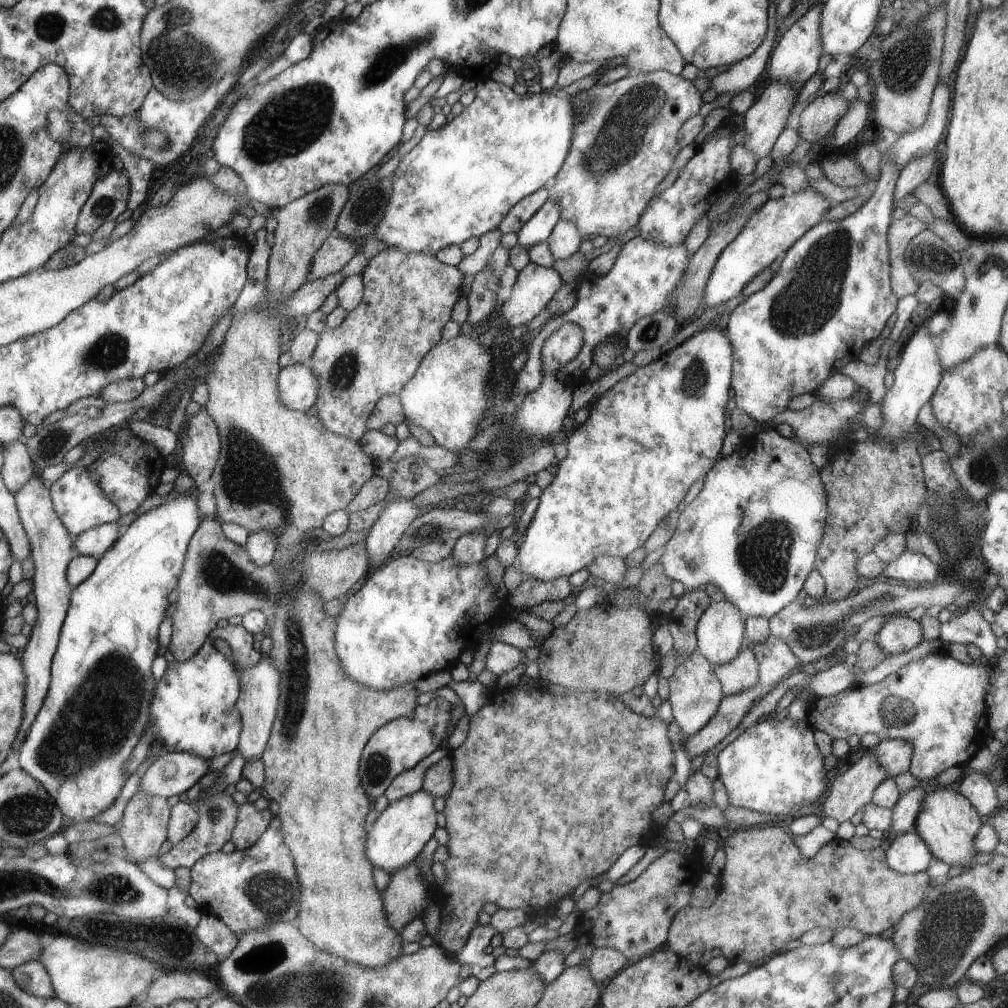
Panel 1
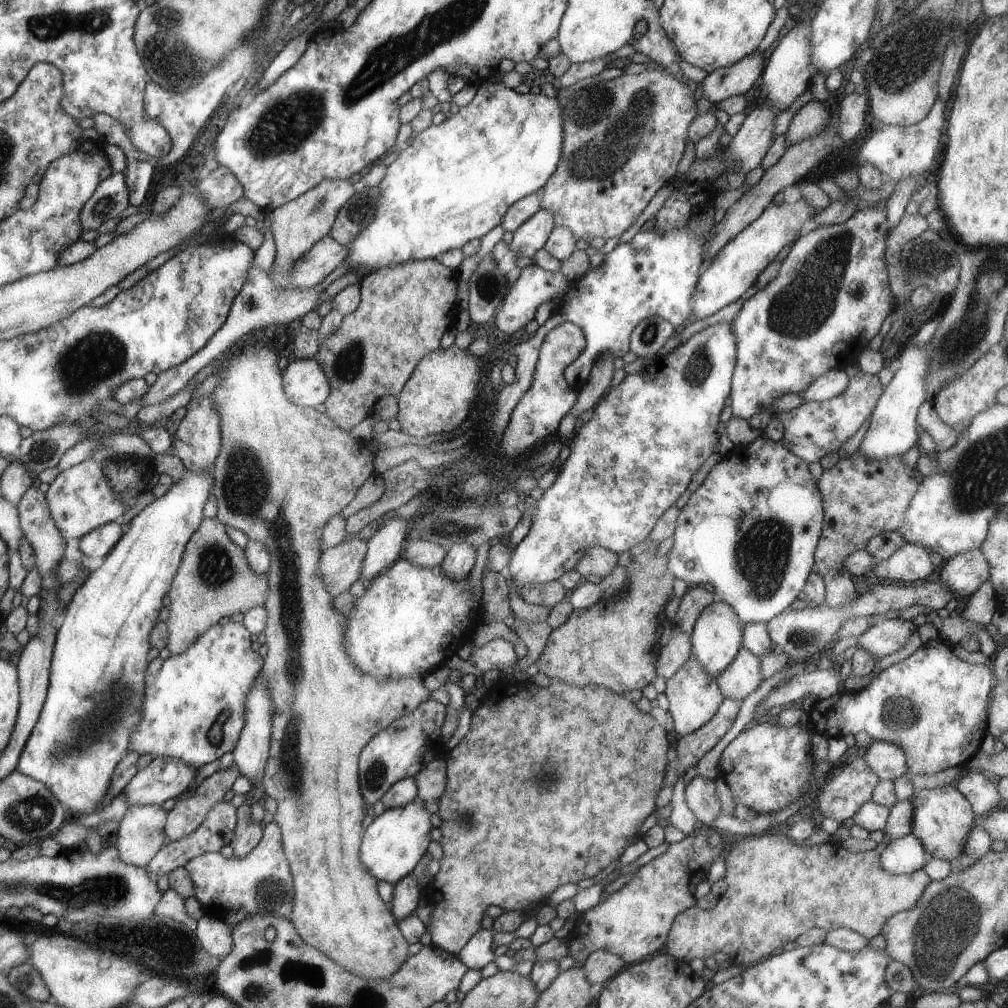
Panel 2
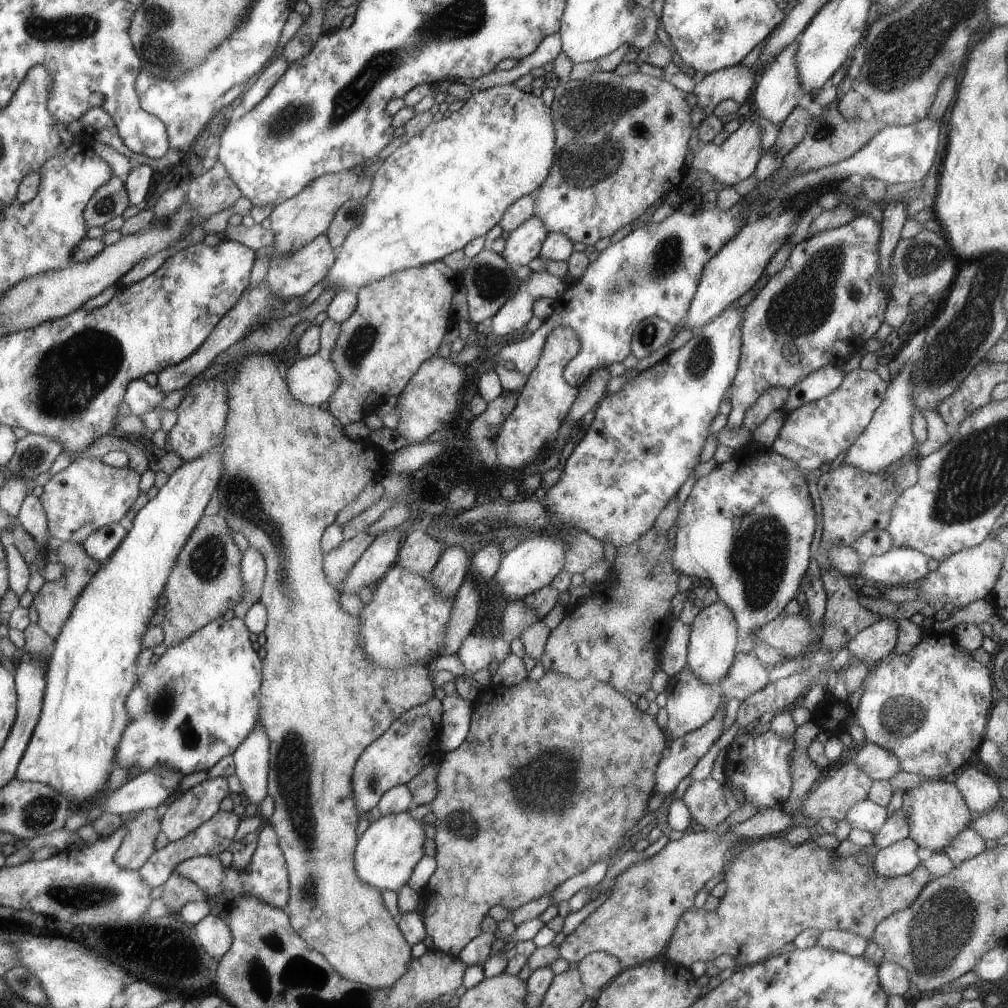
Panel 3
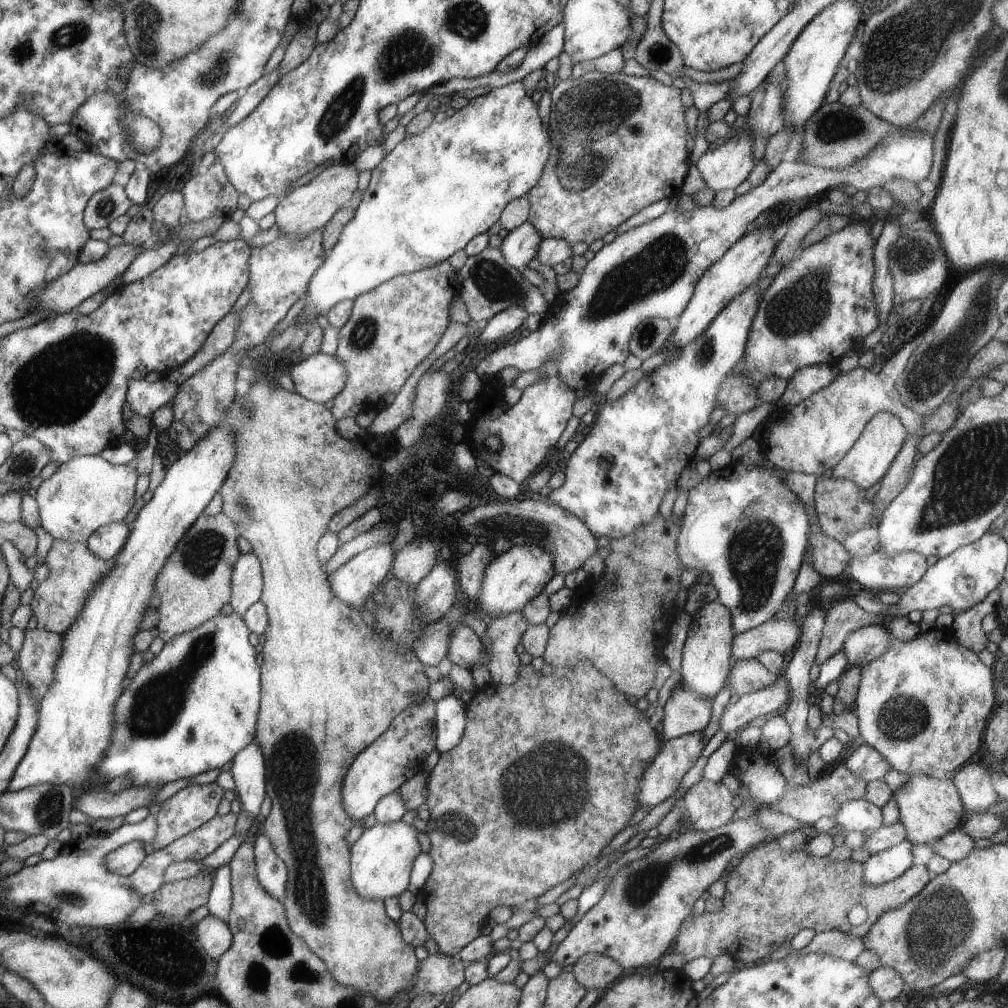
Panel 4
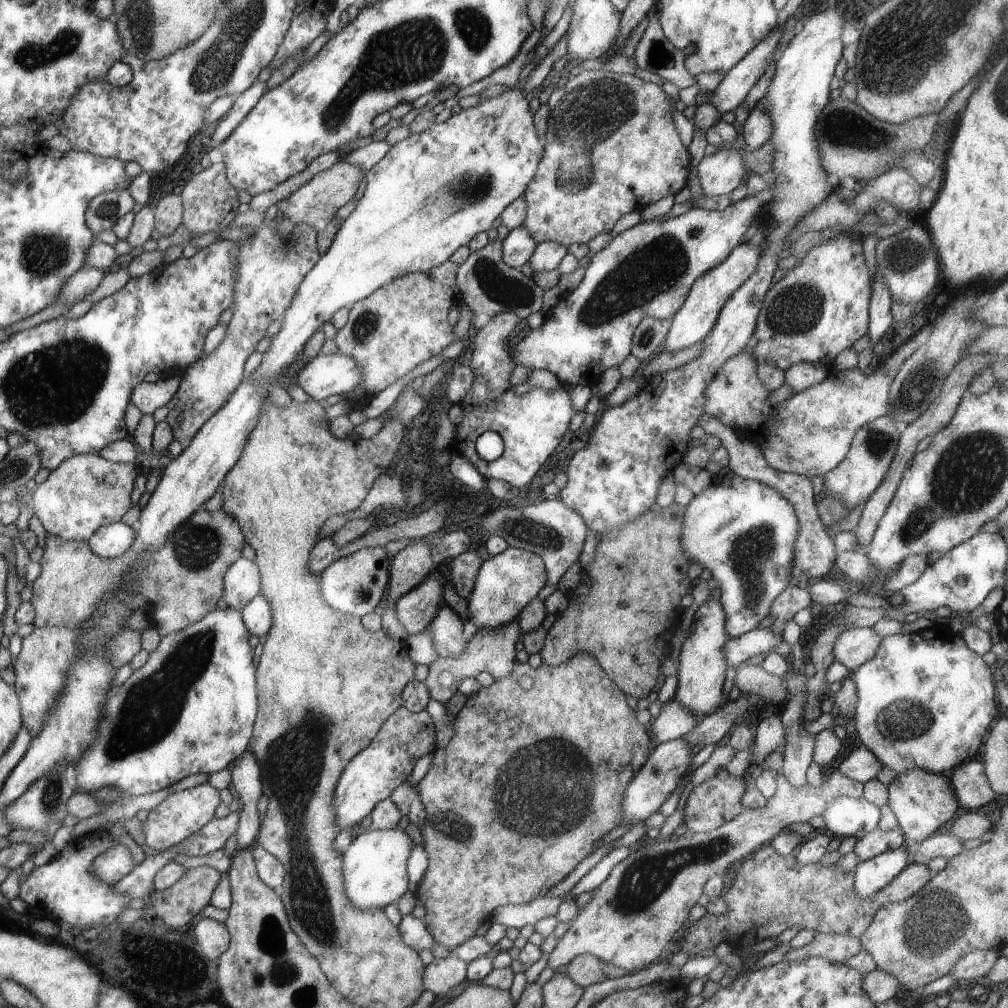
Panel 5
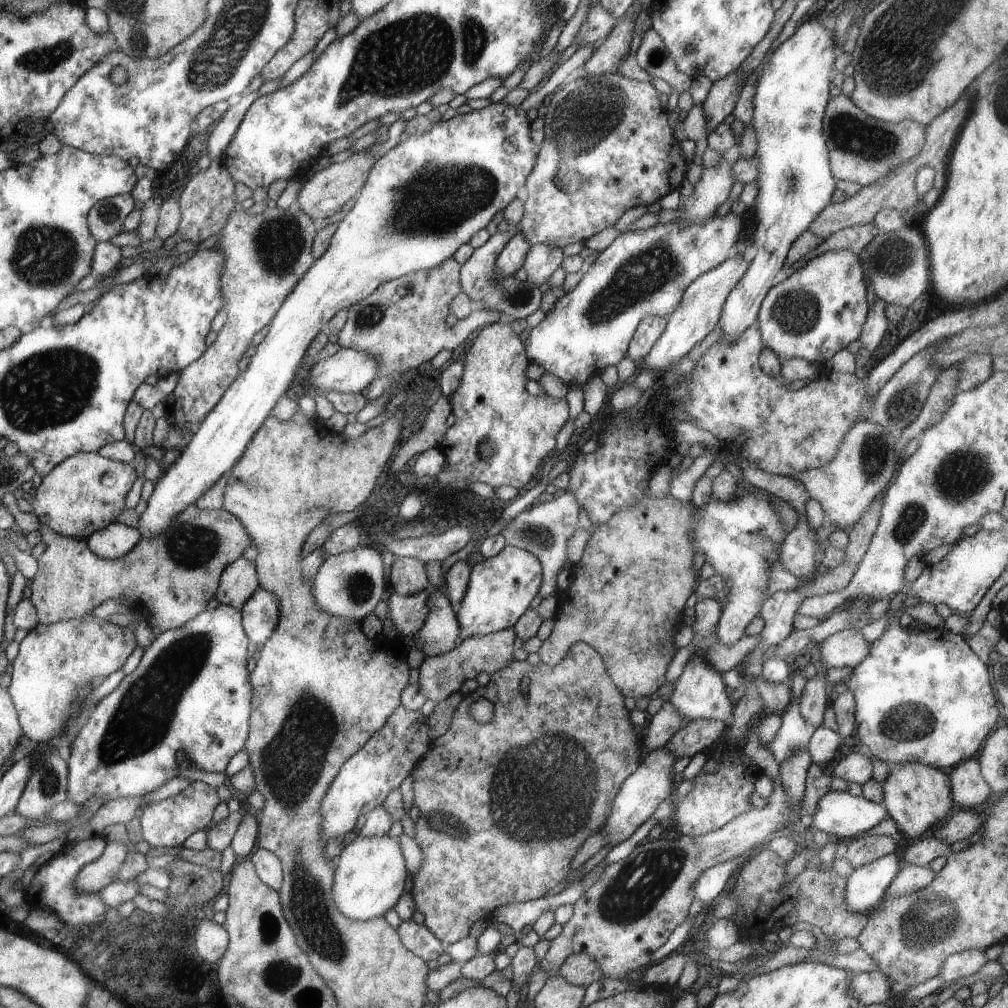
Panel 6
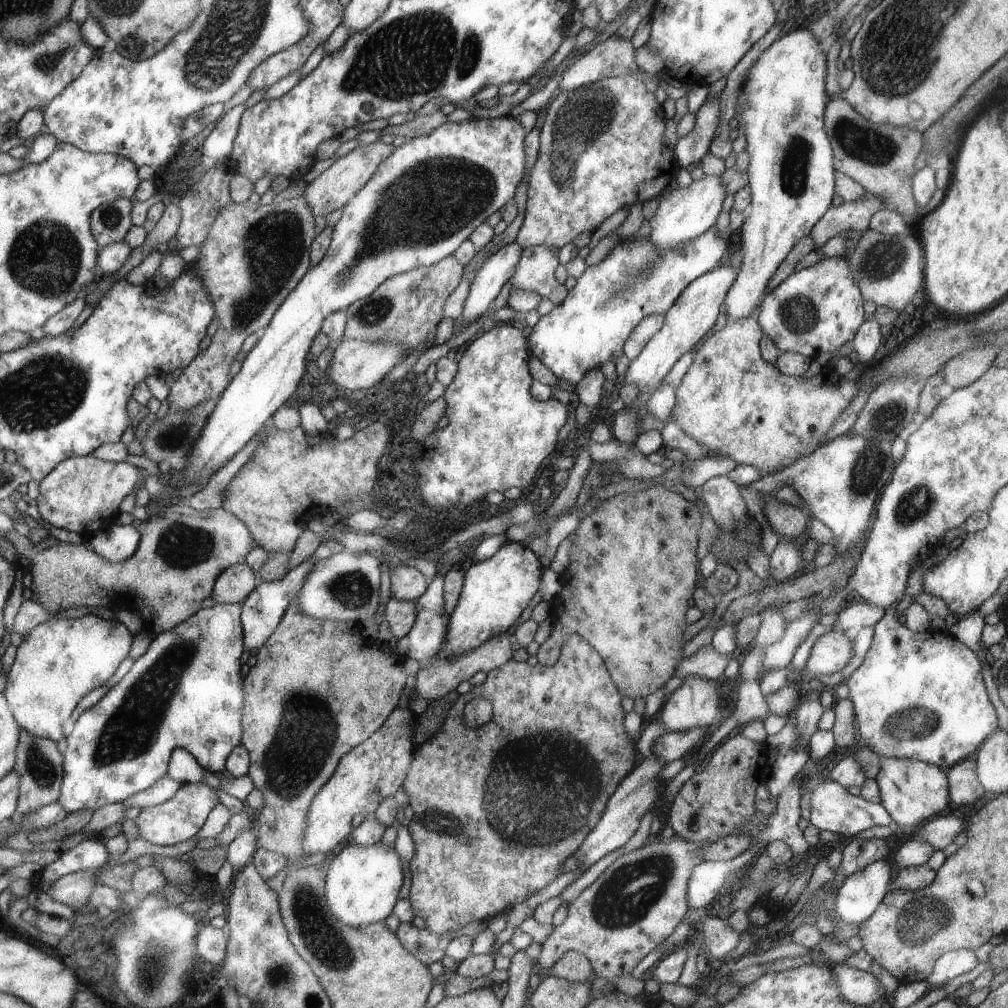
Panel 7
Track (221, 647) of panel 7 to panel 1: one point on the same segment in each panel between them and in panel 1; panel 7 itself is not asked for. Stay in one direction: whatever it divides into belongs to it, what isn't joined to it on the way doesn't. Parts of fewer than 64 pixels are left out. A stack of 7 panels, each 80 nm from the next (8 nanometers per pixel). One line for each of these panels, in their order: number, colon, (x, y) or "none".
1: (195, 710)
2: (195, 707)
3: (198, 702)
4: (193, 707)
5: (191, 708)
6: (191, 693)

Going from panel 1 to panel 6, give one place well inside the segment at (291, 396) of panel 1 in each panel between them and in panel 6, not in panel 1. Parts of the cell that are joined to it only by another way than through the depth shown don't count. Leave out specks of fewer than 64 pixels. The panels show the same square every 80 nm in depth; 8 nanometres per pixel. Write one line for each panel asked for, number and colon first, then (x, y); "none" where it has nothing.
2: (306, 385)
3: (313, 380)
4: (320, 377)
5: (324, 375)
6: (349, 371)

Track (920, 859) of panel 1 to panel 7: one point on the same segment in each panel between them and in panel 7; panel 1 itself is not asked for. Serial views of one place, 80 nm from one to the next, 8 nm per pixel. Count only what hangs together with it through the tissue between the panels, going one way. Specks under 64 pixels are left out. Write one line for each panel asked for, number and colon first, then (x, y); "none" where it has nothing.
2: (906, 855)
3: (900, 858)
4: (886, 865)
5: (872, 875)
6: (867, 885)
7: (860, 894)

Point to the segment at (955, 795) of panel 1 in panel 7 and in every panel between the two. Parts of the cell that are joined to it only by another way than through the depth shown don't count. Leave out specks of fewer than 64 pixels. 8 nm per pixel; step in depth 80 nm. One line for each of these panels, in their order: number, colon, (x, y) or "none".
2: (943, 818)
3: (936, 812)
4: (930, 809)
5: (922, 802)
6: (917, 796)
7: (913, 791)

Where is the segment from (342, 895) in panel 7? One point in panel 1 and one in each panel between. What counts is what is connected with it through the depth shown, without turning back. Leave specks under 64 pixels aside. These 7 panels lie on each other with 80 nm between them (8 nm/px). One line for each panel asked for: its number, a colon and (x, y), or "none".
1: (398, 835)
2: (395, 841)
3: (389, 849)
4: (382, 856)
5: (374, 867)
6: (370, 876)

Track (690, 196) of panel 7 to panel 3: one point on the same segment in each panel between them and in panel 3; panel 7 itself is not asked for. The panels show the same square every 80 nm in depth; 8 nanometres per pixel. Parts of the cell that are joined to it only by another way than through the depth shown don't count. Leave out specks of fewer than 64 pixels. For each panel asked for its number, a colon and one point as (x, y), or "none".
3: (737, 158)
4: (727, 166)
5: (720, 173)
6: (715, 184)

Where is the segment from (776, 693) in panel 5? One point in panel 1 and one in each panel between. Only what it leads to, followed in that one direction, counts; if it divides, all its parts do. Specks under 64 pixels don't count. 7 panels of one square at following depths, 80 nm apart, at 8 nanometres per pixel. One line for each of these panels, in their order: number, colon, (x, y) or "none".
1: (741, 673)
2: (739, 679)
3: (748, 674)
4: (746, 676)

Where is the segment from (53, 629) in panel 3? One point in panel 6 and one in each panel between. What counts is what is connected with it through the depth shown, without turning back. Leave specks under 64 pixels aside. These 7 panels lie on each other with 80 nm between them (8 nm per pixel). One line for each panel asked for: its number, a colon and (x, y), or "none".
4: (74, 571)
5: (183, 579)
6: (173, 575)

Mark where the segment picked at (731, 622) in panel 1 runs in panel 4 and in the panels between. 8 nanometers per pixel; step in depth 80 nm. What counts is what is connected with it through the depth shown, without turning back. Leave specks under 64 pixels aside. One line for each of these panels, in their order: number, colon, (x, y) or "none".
2: (717, 637)
3: (714, 639)
4: (706, 662)

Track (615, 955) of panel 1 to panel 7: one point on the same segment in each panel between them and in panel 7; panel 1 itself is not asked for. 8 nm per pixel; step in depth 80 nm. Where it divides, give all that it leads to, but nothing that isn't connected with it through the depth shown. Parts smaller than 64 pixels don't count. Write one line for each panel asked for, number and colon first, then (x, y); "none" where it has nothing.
2: (601, 965)
3: (597, 969)
4: (596, 971)
5: (586, 969)
6: (581, 969)
7: (574, 966)

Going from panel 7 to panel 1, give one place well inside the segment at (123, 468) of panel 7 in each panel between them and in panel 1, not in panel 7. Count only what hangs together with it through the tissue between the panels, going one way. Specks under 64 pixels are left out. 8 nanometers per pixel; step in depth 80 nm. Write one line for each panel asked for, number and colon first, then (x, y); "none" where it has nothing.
1: (79, 500)
2: (80, 498)
3: (89, 494)
4: (84, 494)
5: (87, 492)
6: (80, 496)

